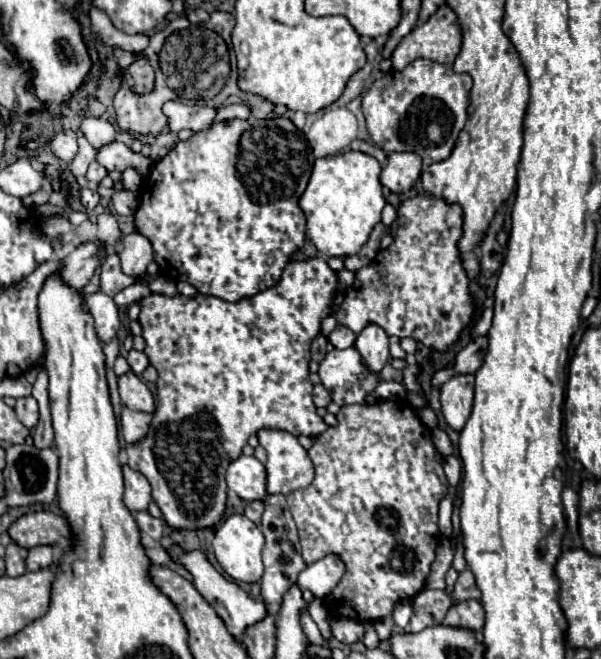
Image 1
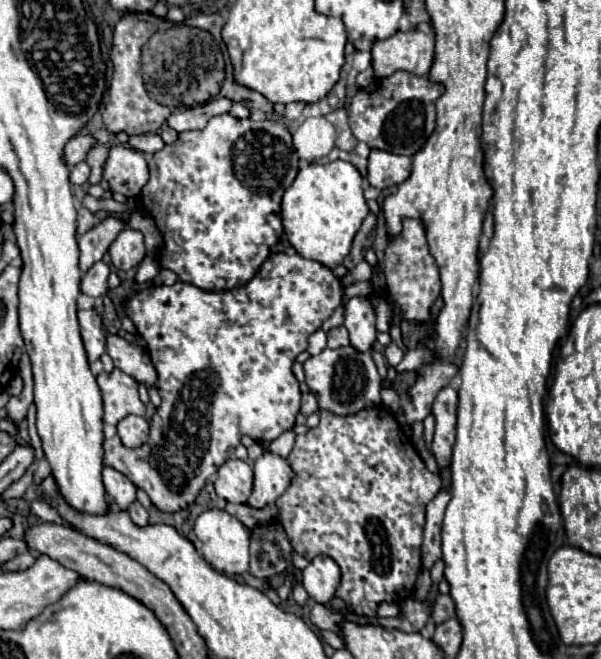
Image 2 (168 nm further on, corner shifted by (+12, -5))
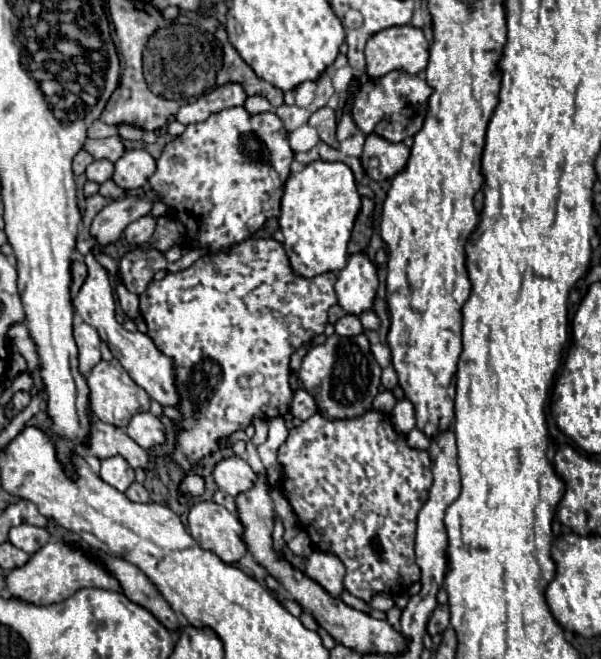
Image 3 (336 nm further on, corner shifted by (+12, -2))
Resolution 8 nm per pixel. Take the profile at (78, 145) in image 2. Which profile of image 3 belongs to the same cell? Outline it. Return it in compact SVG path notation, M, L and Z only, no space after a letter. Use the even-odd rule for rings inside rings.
M108 137L108 139L88 139L84 149L94 157L94 159L108 159L108 161L116 161L120 159L120 155L124 155L126 147L122 143L122 137Z

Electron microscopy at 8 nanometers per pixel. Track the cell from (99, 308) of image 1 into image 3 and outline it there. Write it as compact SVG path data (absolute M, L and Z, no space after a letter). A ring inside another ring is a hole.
M80 323L74 327L74 341L78 345L78 371L86 375L100 361L100 335L94 327Z

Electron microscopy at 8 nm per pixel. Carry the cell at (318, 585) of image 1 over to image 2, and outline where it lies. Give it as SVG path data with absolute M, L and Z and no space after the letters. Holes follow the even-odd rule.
M316 556L306 570L302 572L302 584L310 598L318 604L328 604L338 588L340 582L340 568L328 556Z

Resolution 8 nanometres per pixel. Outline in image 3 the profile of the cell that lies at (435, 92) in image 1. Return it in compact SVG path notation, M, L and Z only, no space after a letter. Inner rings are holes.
M390 71L378 79L368 79L352 105L352 117L356 127L364 133L378 133L392 143L414 137L428 113L428 97L432 95L432 87L418 75L410 75L406 71Z

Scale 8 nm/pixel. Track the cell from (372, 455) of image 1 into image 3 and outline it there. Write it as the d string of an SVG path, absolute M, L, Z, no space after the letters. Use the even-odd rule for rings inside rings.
M366 411L354 419L330 421L316 413L300 427L290 429L284 445L278 449L278 461L284 473L284 497L294 507L314 547L340 557L346 567L344 587L348 593L368 603L376 593L404 593L420 579L414 557L414 537L416 515L432 487L430 455L428 451L408 447L406 439L394 431L388 415Z

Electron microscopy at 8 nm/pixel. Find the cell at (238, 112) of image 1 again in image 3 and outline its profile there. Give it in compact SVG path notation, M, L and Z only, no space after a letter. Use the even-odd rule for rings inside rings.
M254 95L254 97L248 97L246 103L244 103L244 109L248 113L264 113L264 111L270 111L272 105L268 103L266 97L260 97L260 95Z

